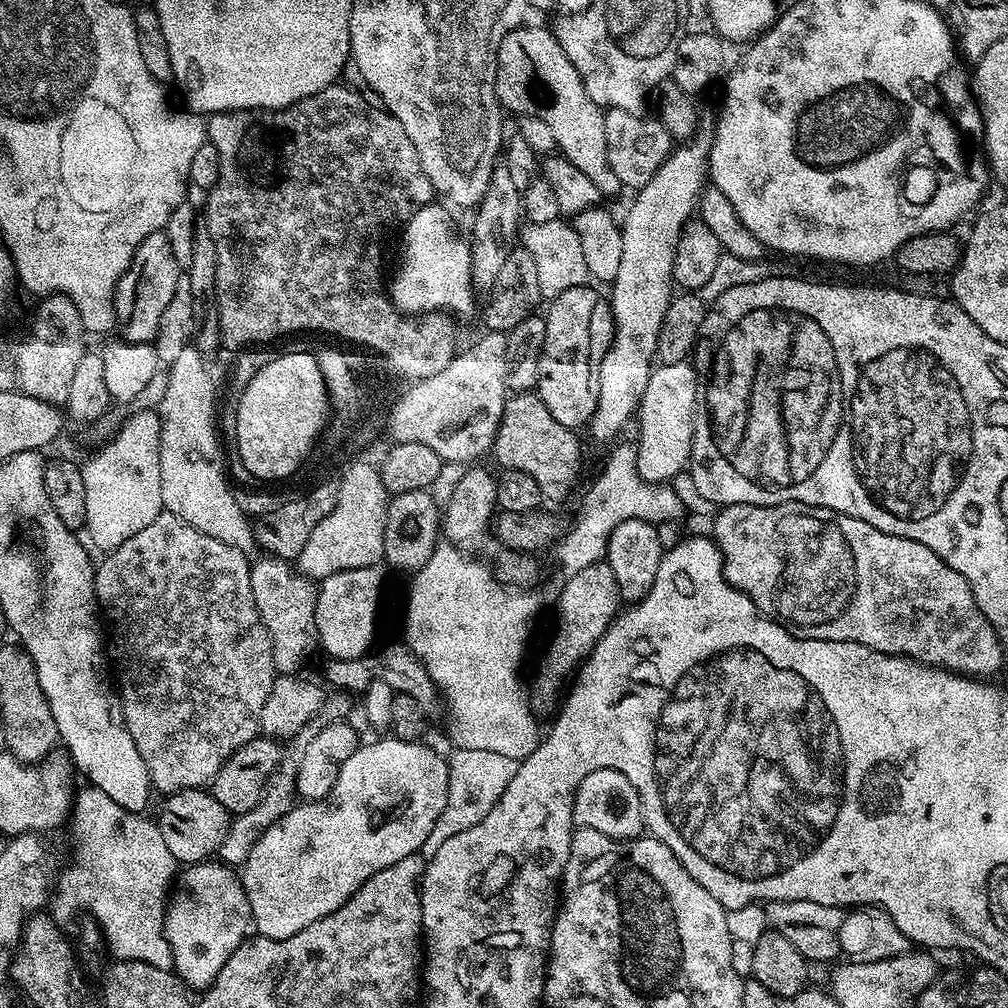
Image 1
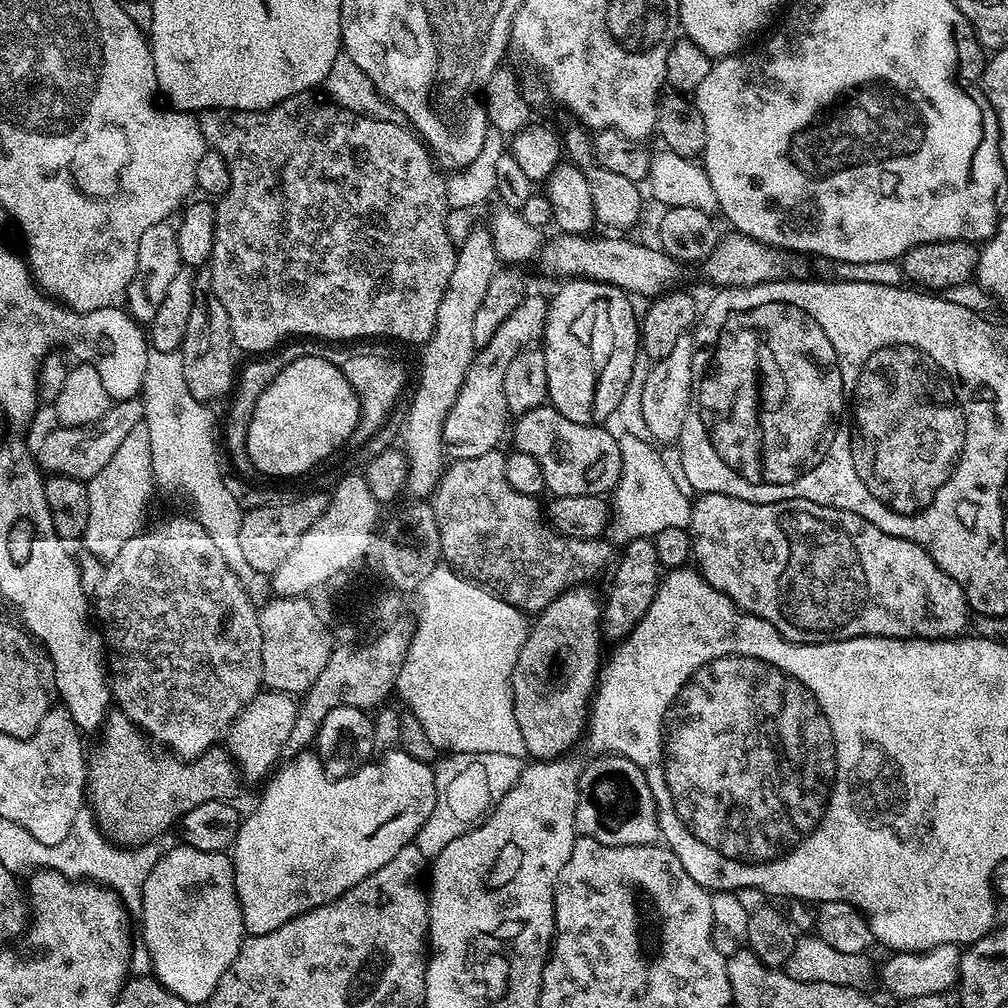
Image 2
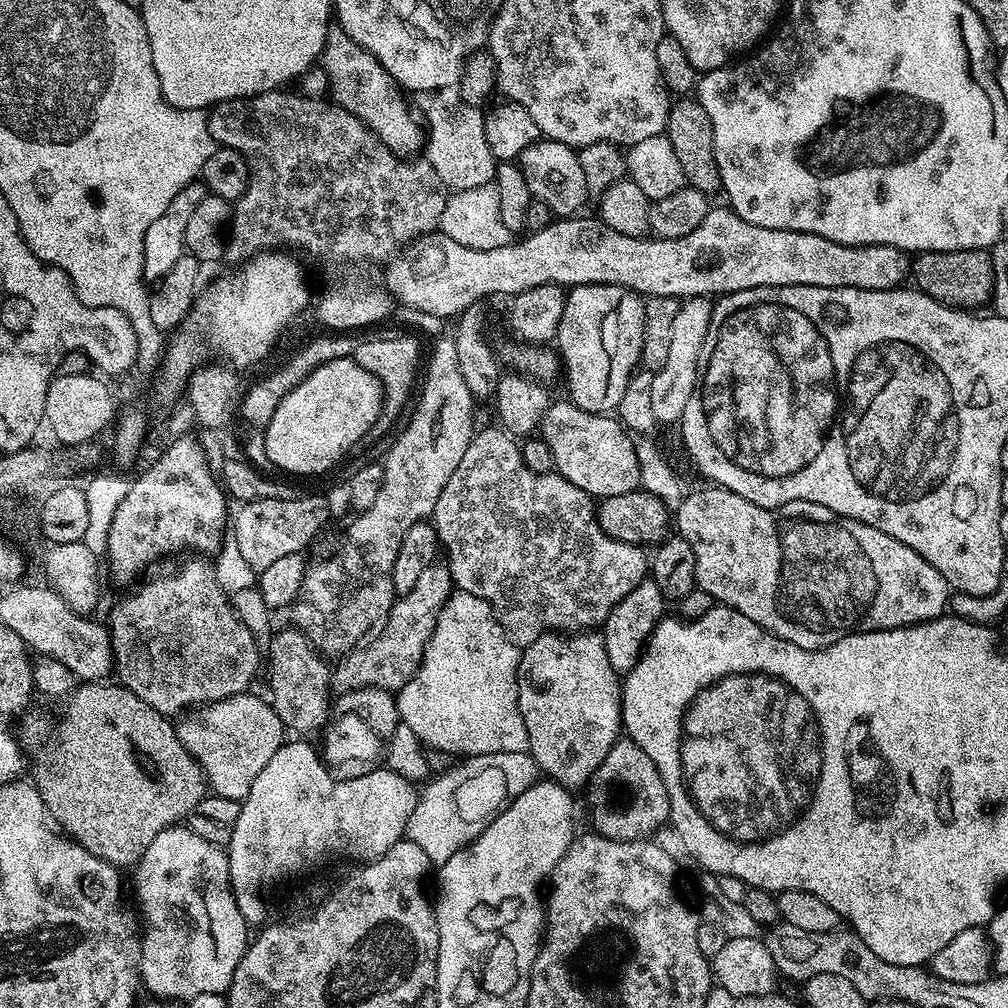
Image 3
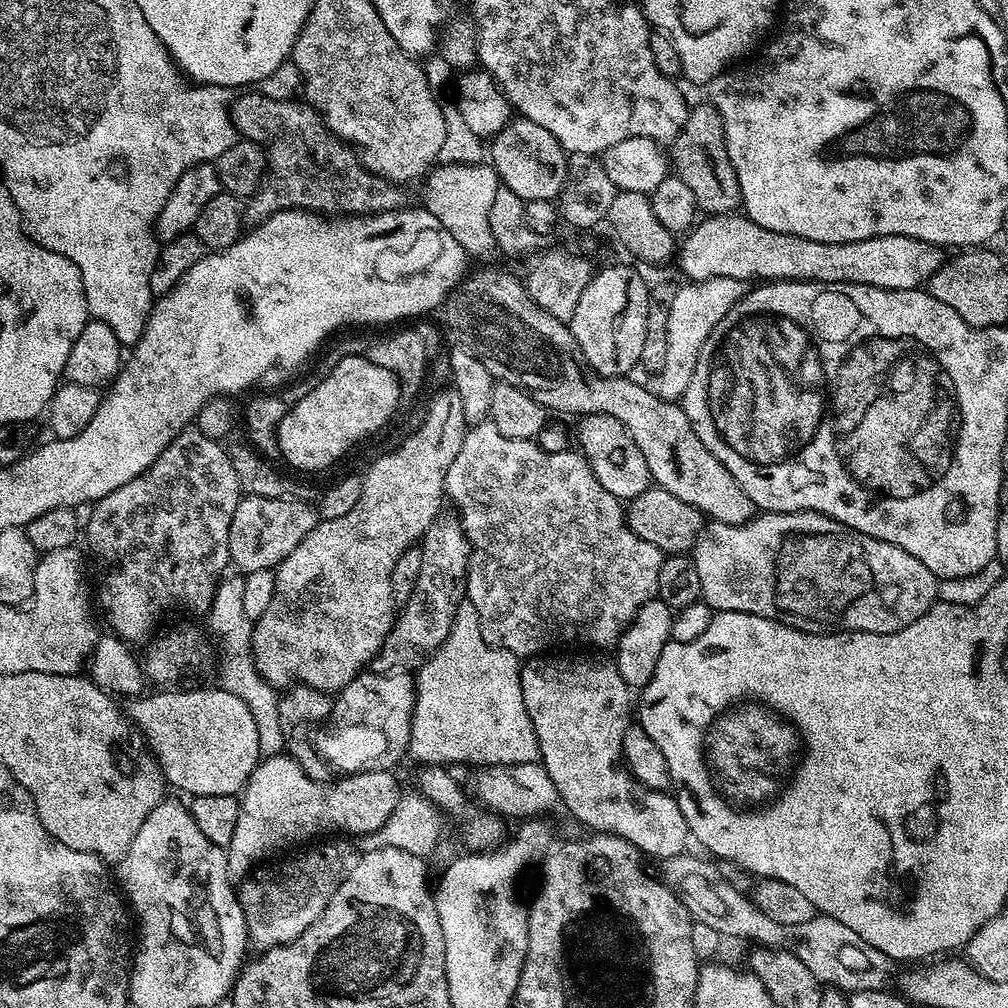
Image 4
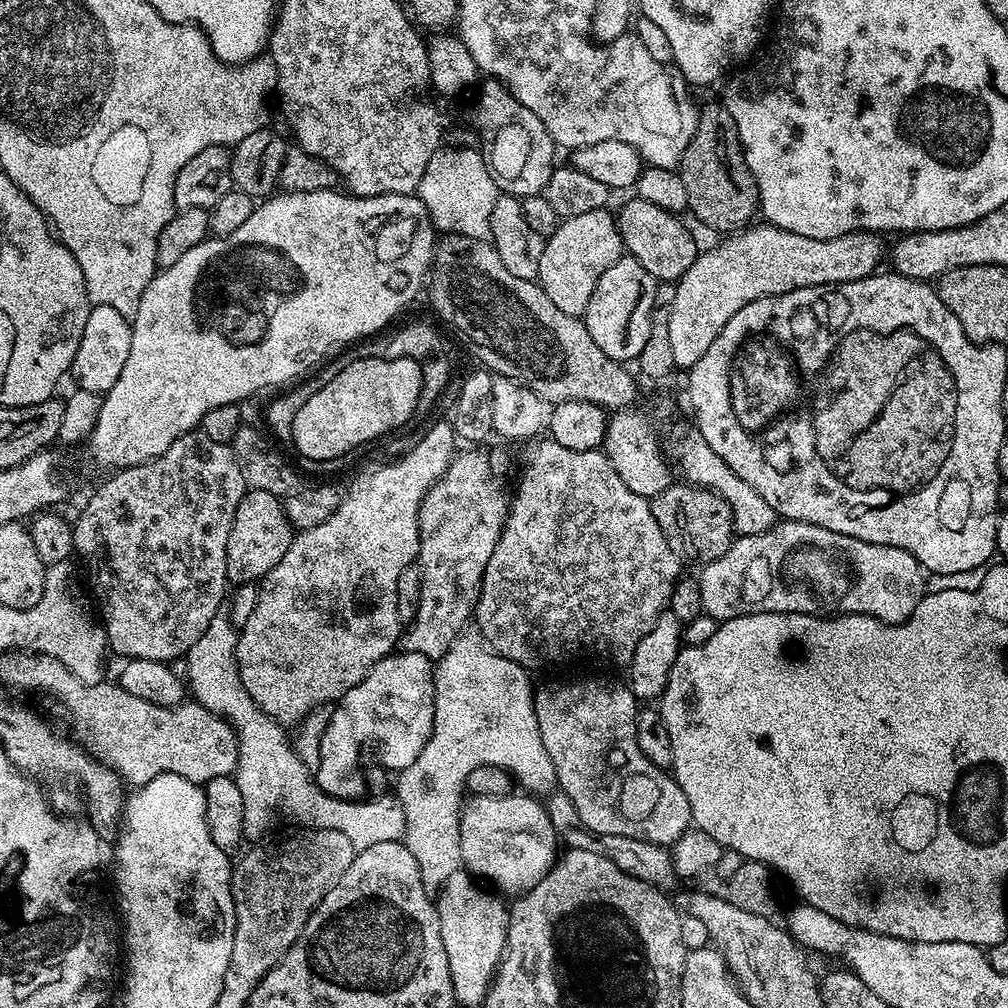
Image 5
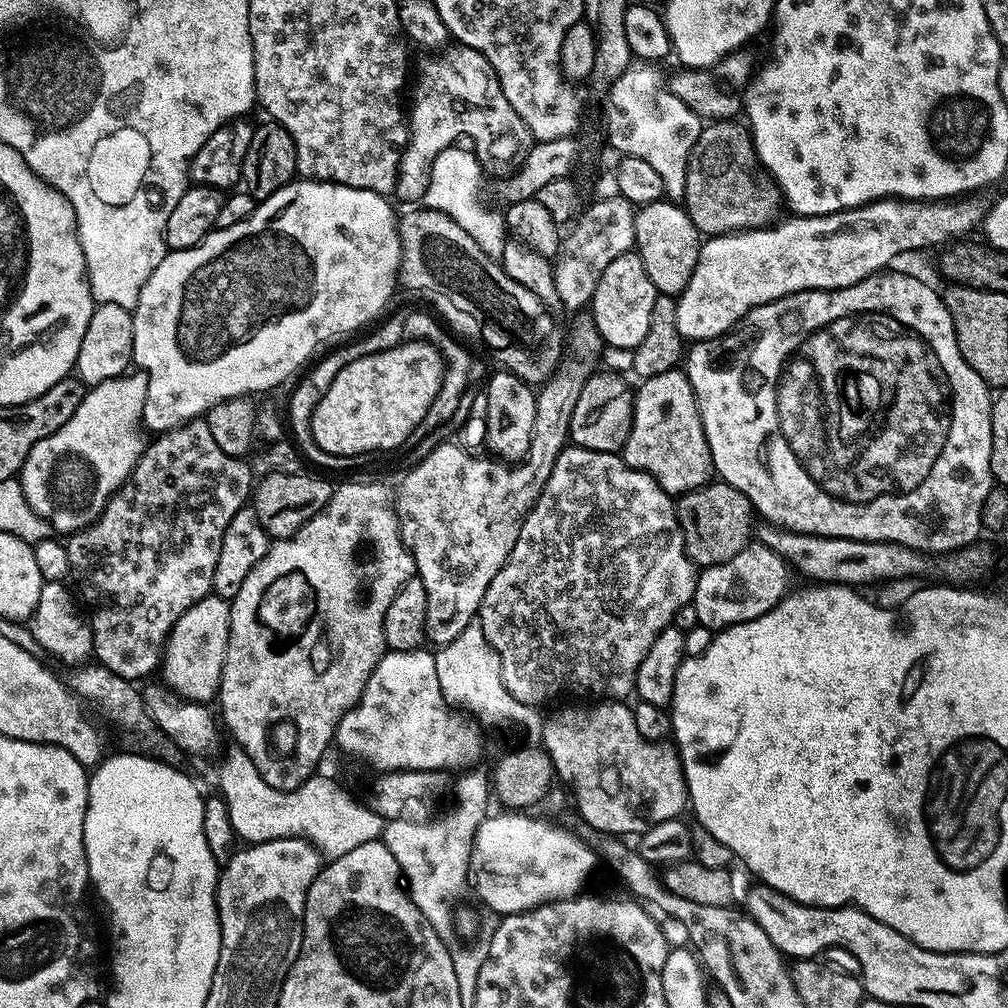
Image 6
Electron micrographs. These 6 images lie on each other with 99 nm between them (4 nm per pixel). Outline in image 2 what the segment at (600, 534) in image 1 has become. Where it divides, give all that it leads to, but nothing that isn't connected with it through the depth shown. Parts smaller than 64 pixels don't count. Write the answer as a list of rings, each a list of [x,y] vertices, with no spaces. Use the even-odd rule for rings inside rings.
[[[623,431],[619,433],[618,439],[622,454],[622,474],[610,493],[607,539],[613,545],[623,546],[629,544],[631,540],[655,538],[659,532],[667,528],[688,528],[692,523],[692,500],[686,494],[682,494],[682,490],[678,490],[678,485],[670,475],[670,470],[666,470],[666,462],[661,449],[653,442],[634,438],[634,435]]]

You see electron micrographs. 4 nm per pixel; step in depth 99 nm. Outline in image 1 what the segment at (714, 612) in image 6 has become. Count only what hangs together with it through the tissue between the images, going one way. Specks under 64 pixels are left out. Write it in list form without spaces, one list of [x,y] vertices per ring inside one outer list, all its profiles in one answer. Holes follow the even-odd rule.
[[[791,500],[785,504],[729,504],[721,507],[711,521],[711,539],[716,541],[716,549],[724,559],[724,577],[730,586],[734,586],[763,614],[778,622],[790,634],[801,636],[804,640],[829,640],[830,642],[858,642],[862,646],[870,646],[870,650],[885,652],[891,656],[907,656],[910,660],[917,660],[920,664],[932,664],[936,668],[946,668],[950,672],[958,672],[961,676],[973,678],[992,678],[992,675],[1004,664],[1005,645],[1000,643],[996,628],[978,610],[978,602],[962,574],[954,570],[934,550],[922,546],[922,542],[914,542],[910,538],[891,536],[874,526],[870,522],[862,522],[858,518],[850,518],[841,512],[829,508],[819,508],[809,504],[800,504]]]

